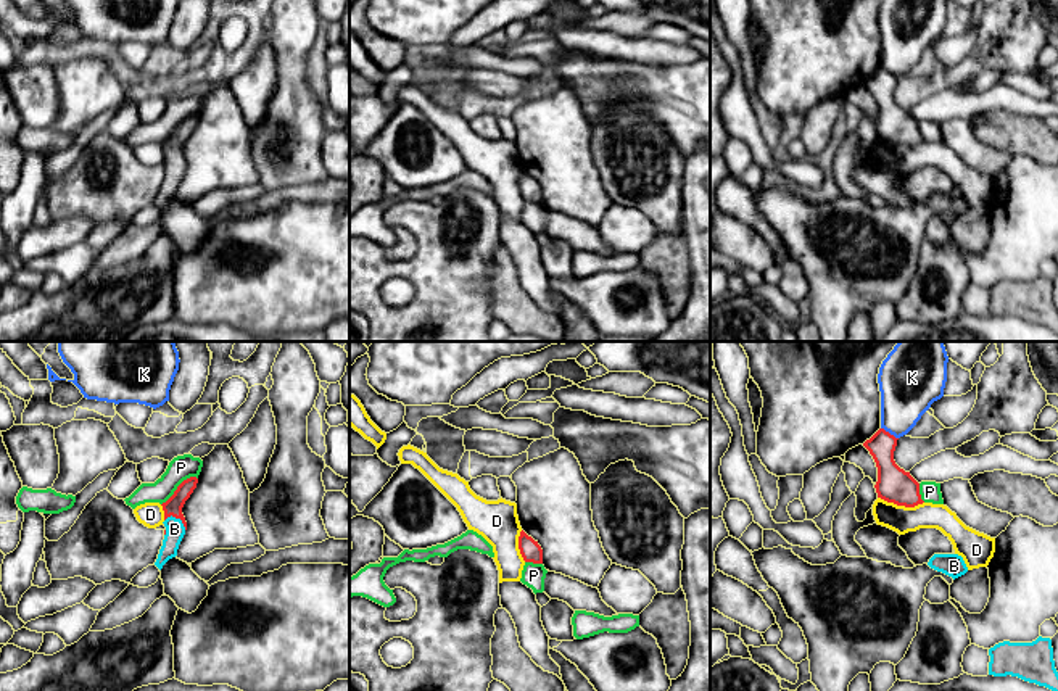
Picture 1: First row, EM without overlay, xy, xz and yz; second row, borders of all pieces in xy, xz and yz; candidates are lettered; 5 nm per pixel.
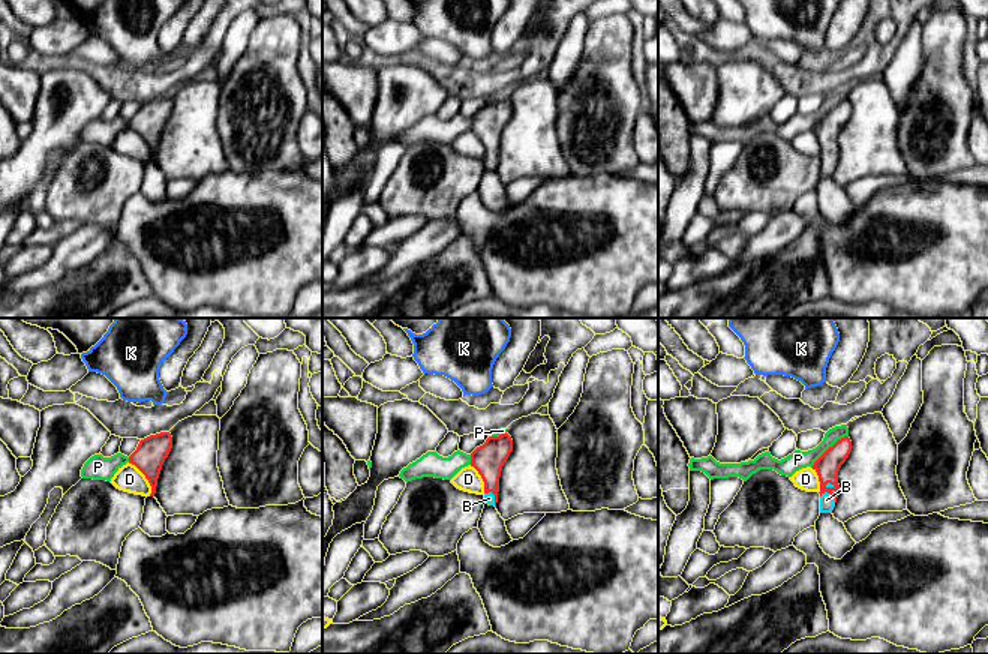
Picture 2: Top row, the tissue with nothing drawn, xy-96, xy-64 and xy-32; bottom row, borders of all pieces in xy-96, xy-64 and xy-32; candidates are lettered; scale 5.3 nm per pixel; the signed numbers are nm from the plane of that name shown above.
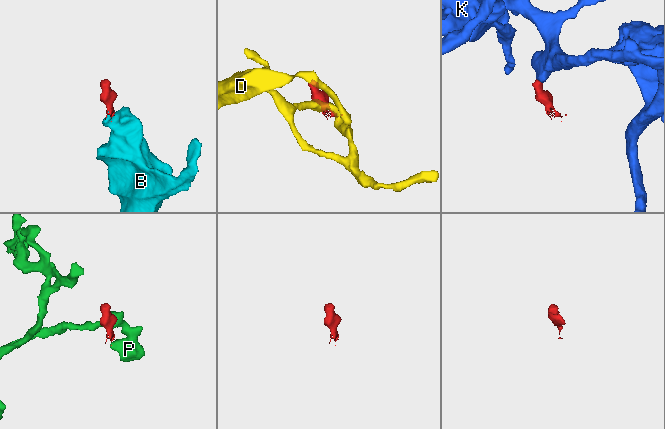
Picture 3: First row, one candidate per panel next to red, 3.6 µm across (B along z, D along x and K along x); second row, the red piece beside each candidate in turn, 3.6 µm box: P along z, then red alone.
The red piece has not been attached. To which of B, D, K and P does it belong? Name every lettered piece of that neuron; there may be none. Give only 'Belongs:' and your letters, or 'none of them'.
Belongs: B

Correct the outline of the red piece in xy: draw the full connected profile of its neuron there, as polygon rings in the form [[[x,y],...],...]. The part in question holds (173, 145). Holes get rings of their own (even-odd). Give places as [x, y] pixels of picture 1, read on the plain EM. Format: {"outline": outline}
{"outline": [[[190,116],[187,119],[184,119],[177,129],[174,130],[174,134],[163,142],[163,150],[164,150],[164,179],[163,179],[163,185],[159,188],[158,198],[155,201],[155,205],[161,209],[163,205],[177,195],[177,188],[179,184],[185,174],[187,169],[187,161],[185,156],[182,153],[182,147],[185,143],[185,140],[190,137],[190,134],[193,132],[193,129],[196,127],[198,118],[196,116]]]}

